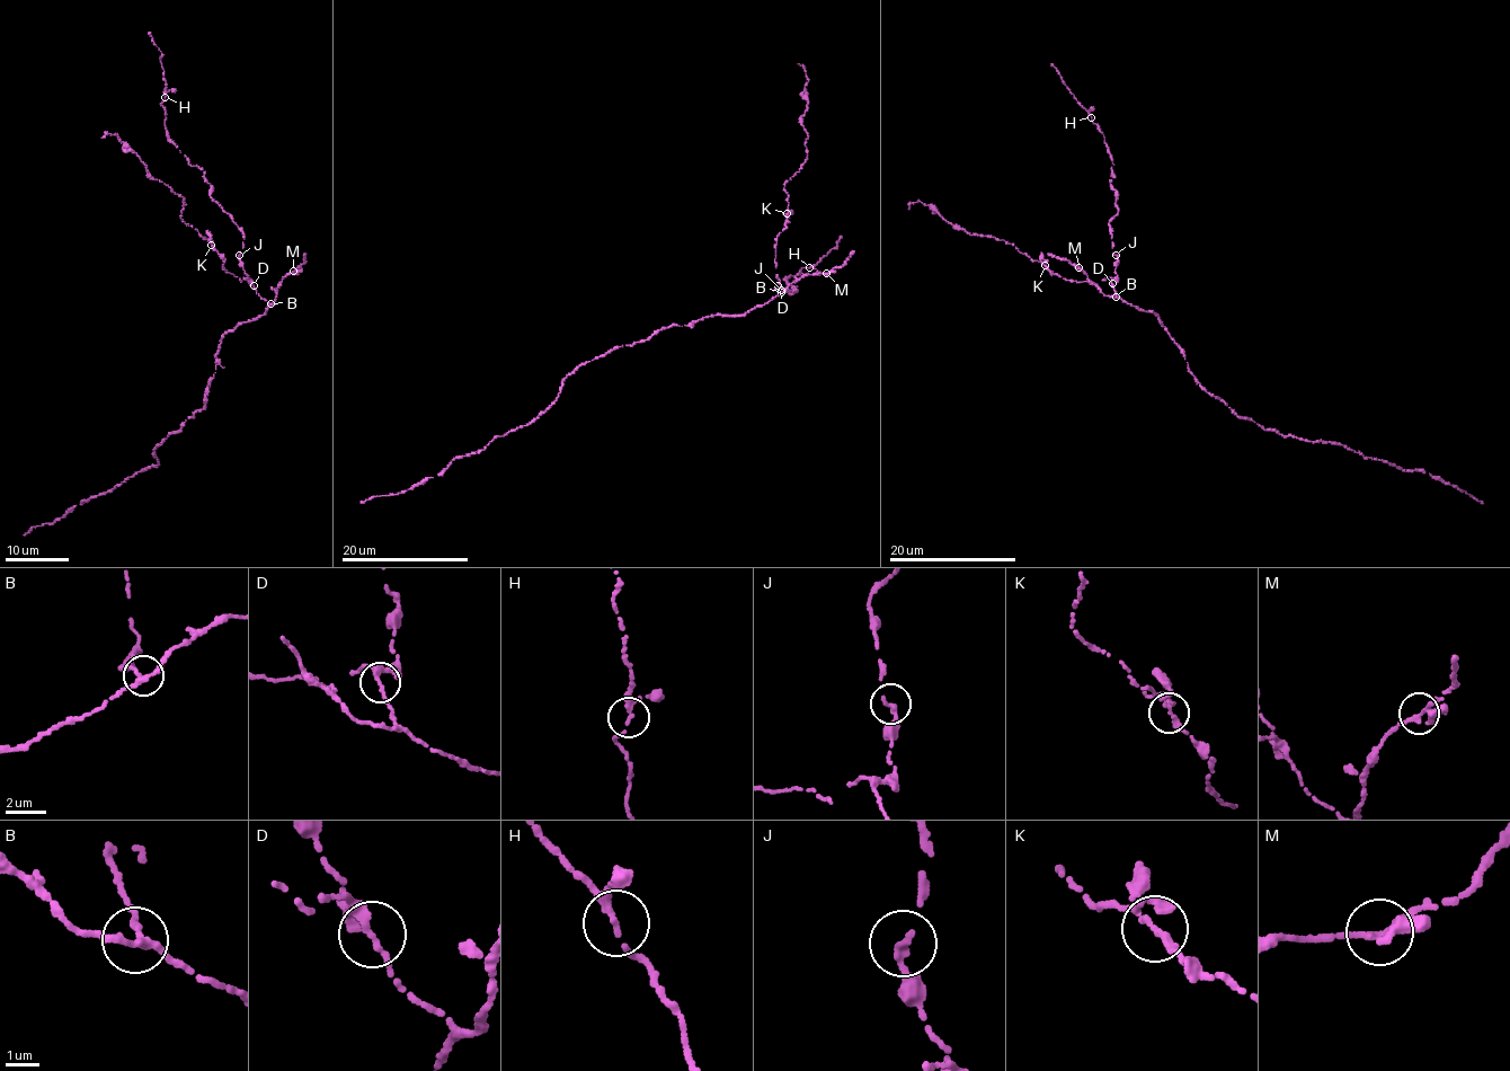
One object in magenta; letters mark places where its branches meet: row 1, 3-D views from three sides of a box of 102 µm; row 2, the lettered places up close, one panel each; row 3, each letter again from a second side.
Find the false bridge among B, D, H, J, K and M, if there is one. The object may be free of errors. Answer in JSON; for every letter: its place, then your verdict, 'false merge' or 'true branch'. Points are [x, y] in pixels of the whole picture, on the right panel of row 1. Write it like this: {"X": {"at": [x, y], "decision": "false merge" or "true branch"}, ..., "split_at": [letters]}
{"B": {"at": [1116, 297], "decision": "true branch"}, "D": {"at": [1112, 283], "decision": "true branch"}, "H": {"at": [1091, 117], "decision": "true branch"}, "J": {"at": [1116, 255], "decision": "true branch"}, "K": {"at": [1045, 265], "decision": "true branch"}, "M": {"at": [1078, 267], "decision": "true branch"}, "split_at": []}

